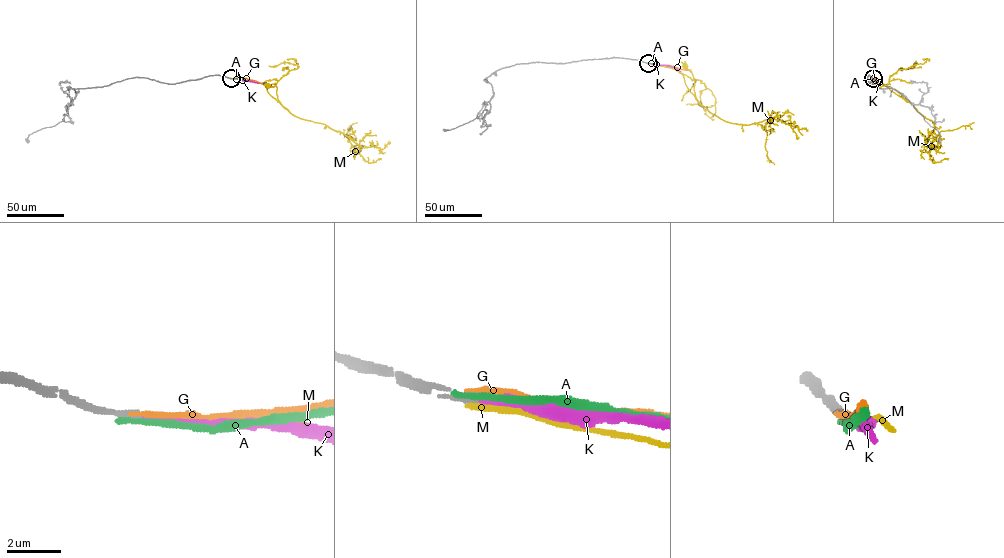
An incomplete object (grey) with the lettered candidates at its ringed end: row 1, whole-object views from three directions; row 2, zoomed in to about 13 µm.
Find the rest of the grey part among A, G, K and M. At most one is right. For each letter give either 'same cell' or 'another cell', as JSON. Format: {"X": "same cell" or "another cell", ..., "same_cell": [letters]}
{"A": "another cell", "G": "another cell", "K": "same cell", "M": "another cell", "same_cell": ["K"]}

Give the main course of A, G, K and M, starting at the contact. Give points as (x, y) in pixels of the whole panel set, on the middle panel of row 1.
A: (648, 63), (662, 65)
G: (648, 63), (691, 69)
K: (648, 63), (670, 66), (681, 72)
M: (648, 63), (677, 70), (697, 99), (693, 75), (686, 66)

